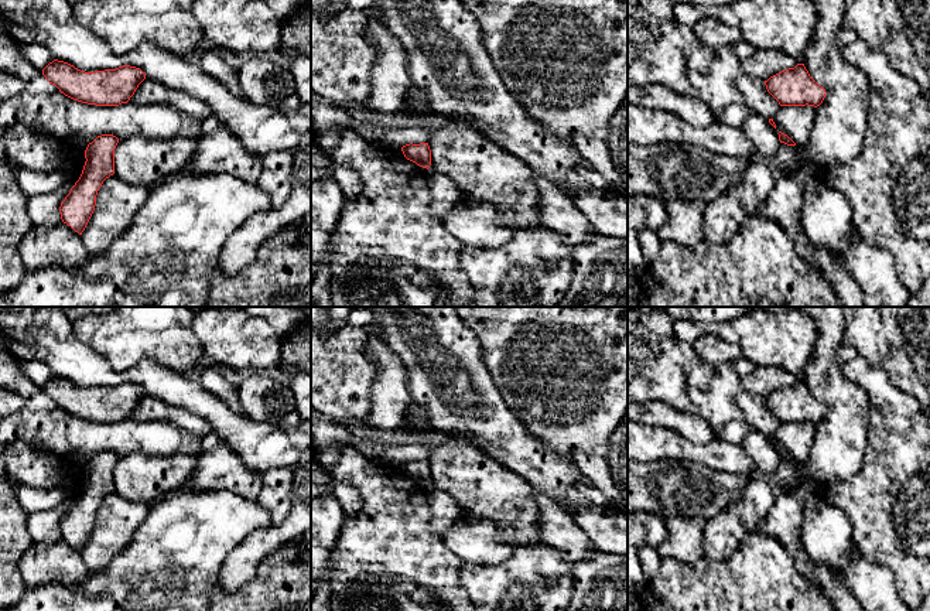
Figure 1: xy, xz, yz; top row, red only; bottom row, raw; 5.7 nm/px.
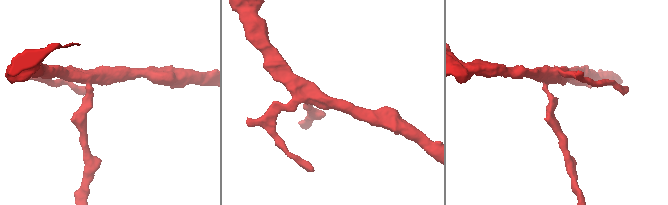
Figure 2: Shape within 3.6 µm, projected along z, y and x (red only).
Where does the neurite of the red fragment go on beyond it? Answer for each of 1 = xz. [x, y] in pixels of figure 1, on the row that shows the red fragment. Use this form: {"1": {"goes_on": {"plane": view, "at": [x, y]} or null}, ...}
{"1": {"goes_on": null}}

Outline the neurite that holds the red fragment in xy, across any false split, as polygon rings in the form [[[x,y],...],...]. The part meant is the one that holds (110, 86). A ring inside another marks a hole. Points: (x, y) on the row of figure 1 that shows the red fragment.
[[[58,59],[49,62],[42,69],[42,75],[65,96],[96,106],[127,103],[139,85],[146,79],[146,74],[140,68],[130,65],[85,72]]]

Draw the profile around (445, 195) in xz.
[[[427,170],[427,182],[431,194],[431,212],[444,219],[465,197],[458,185],[441,173]]]

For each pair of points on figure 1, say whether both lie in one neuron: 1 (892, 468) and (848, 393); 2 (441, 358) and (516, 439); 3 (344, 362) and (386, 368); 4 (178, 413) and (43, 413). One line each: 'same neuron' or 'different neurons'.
1: different neurons
2: same neuron
3: different neurons
4: different neurons

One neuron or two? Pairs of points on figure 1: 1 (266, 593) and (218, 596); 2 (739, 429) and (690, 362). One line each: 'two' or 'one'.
1: one
2: two

